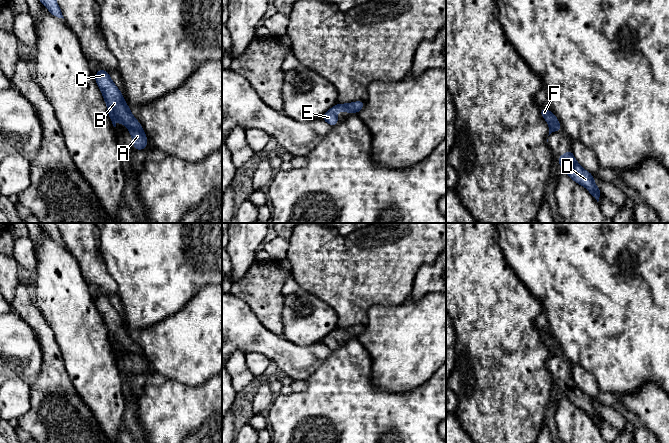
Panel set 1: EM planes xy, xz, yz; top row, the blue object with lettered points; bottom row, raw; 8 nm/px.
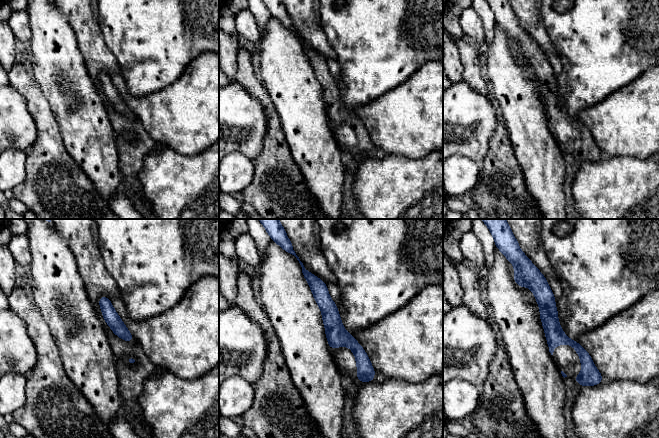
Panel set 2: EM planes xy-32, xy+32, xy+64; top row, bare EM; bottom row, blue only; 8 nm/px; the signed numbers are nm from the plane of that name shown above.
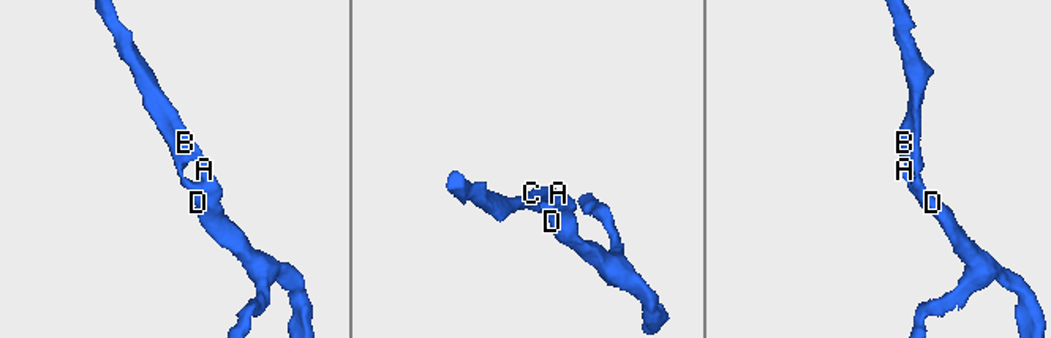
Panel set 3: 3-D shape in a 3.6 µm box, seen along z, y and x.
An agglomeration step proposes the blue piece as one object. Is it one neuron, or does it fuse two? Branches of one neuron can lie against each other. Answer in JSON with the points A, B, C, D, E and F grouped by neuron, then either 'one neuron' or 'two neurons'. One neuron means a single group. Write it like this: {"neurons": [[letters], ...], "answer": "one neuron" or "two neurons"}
{"neurons": [["A", "B", "C", "D", "E", "F"]], "answer": "one neuron"}

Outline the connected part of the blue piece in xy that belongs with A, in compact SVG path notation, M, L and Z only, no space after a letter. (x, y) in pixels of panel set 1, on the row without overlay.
M98 293L94 302L107 328L113 350L116 351L117 345L127 350L133 363L134 373L145 373L147 371L147 360L142 354L141 348L131 338L130 332L125 327L122 317L111 304L108 296L103 293Z

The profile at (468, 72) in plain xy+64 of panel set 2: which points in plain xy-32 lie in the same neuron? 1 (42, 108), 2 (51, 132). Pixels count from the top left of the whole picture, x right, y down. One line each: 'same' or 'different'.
1: same
2: same

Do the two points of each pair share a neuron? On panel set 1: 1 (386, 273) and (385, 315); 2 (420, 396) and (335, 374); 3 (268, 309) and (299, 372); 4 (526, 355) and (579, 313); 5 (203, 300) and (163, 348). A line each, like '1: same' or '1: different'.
1: different
2: same
3: different
4: different
5: same

